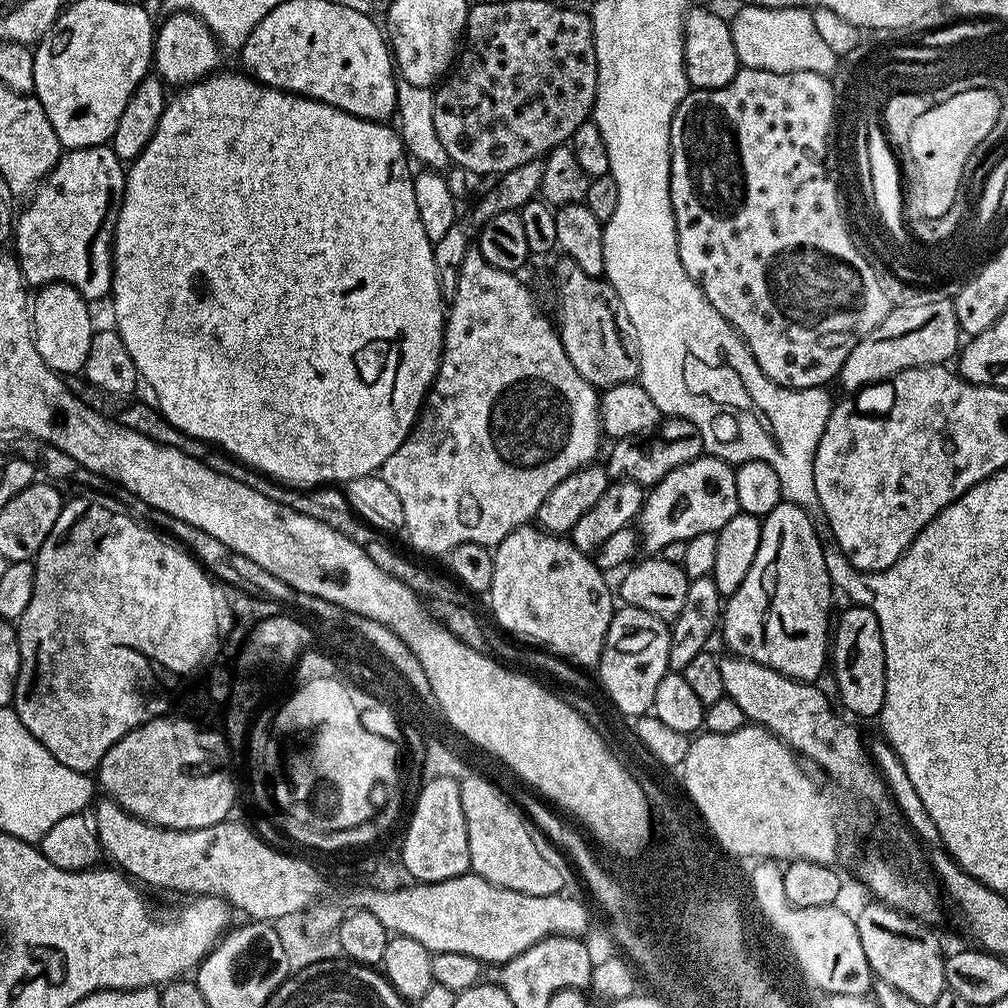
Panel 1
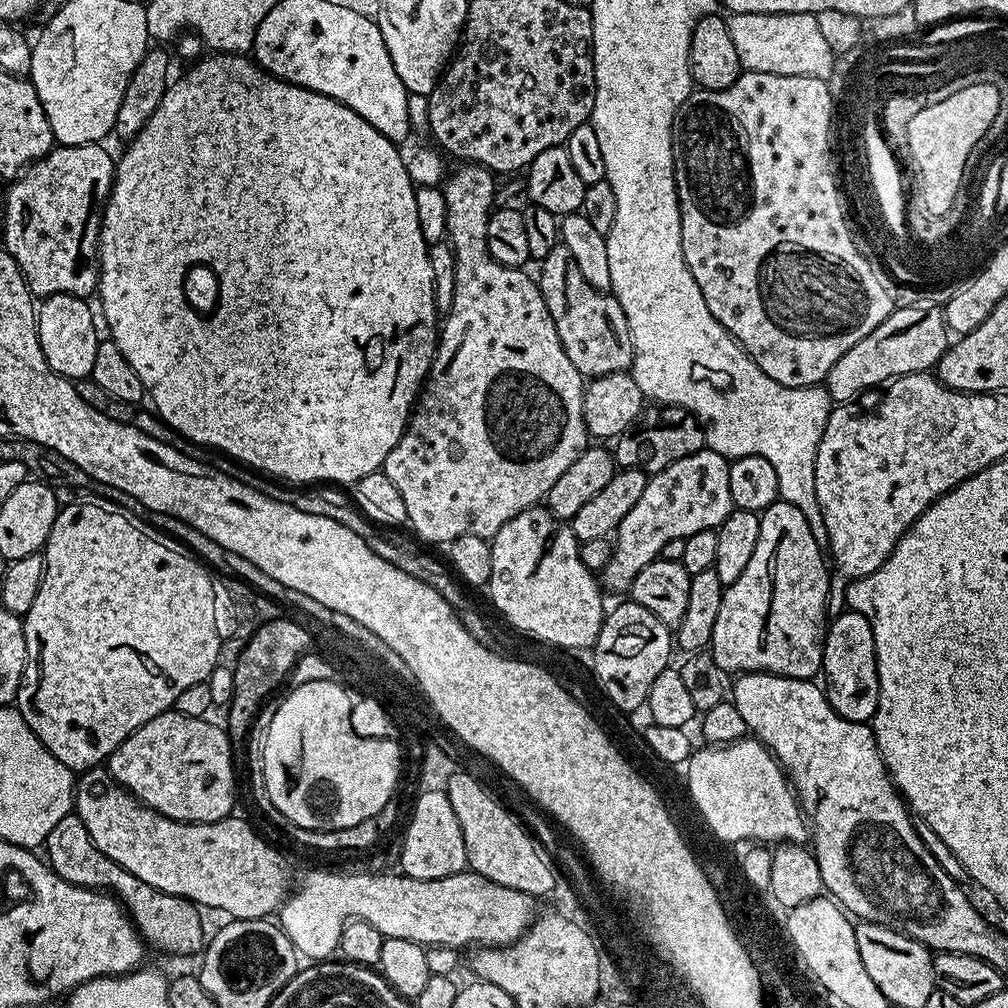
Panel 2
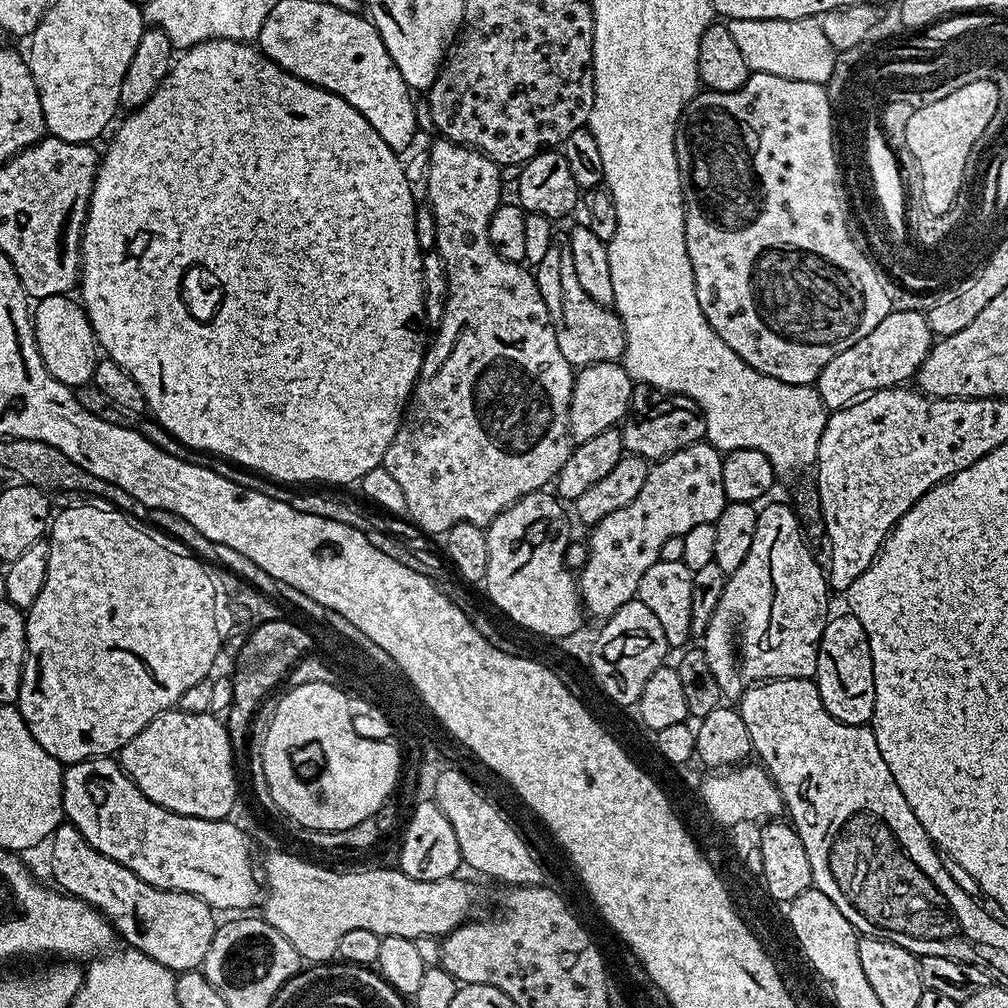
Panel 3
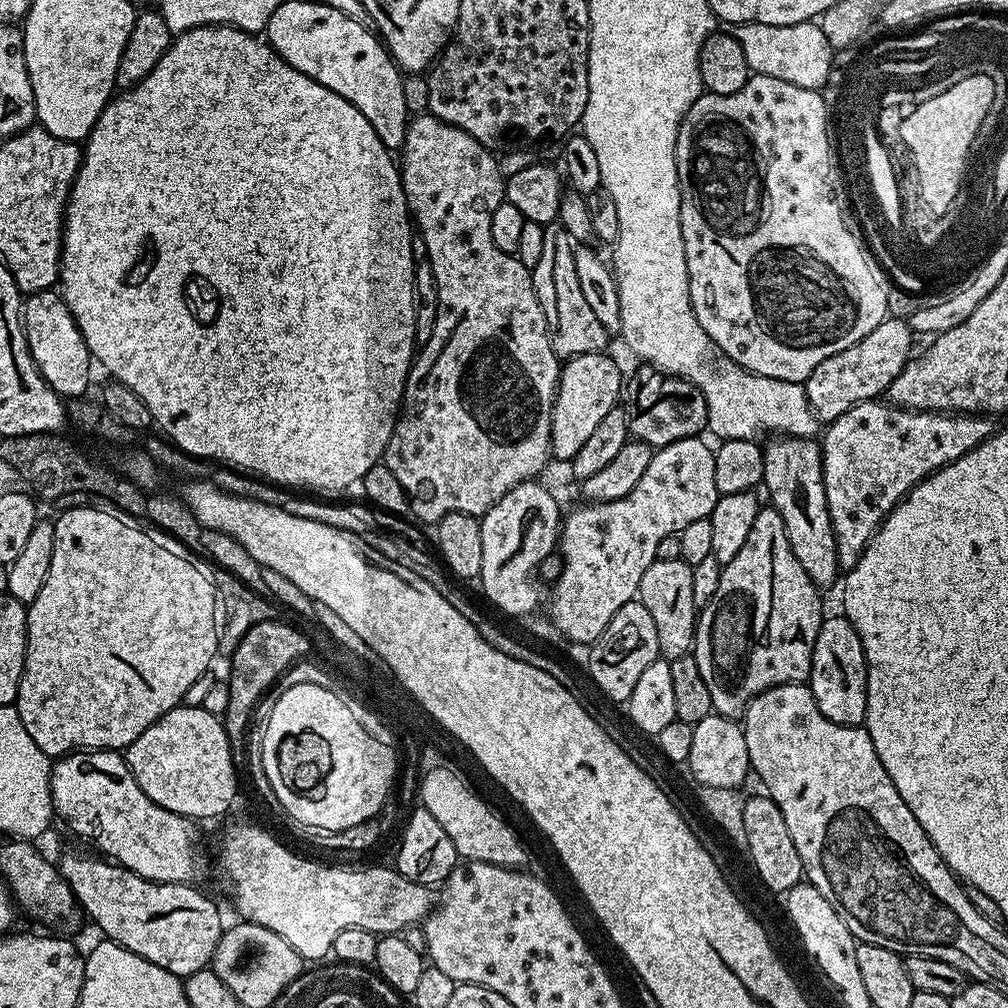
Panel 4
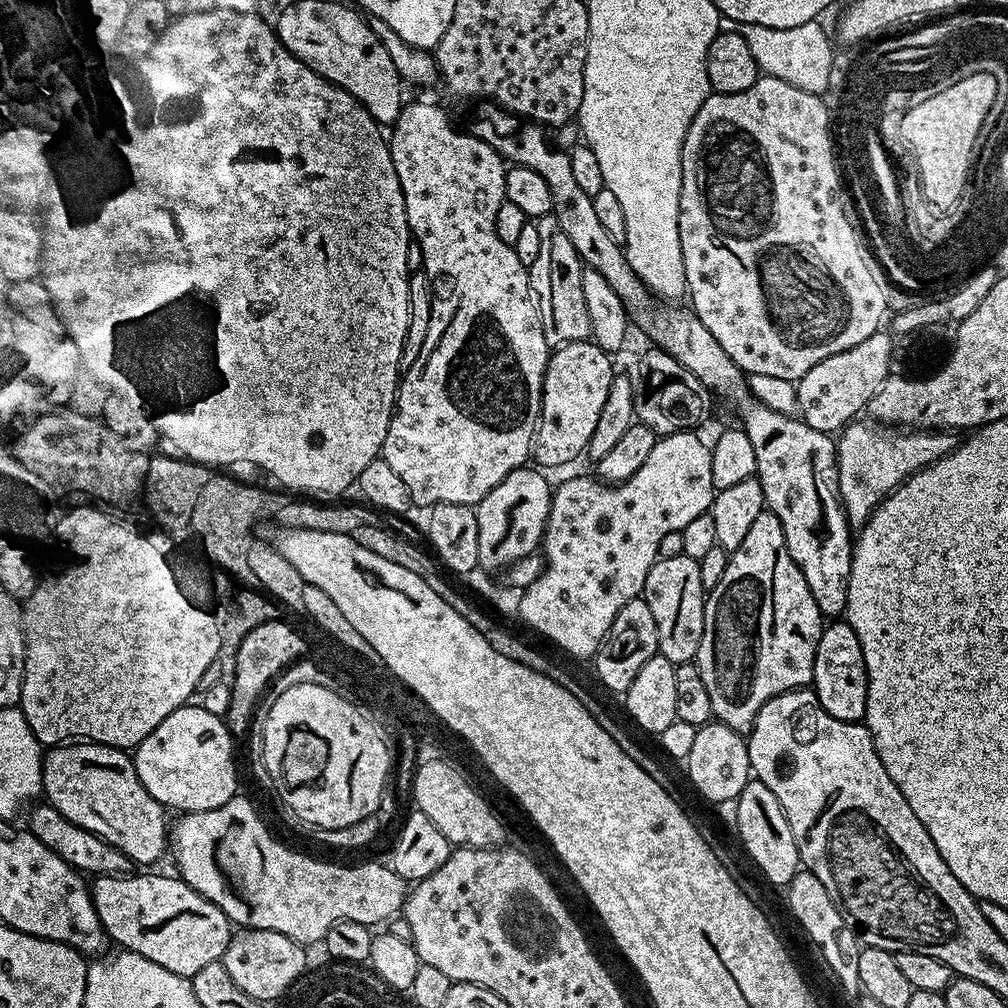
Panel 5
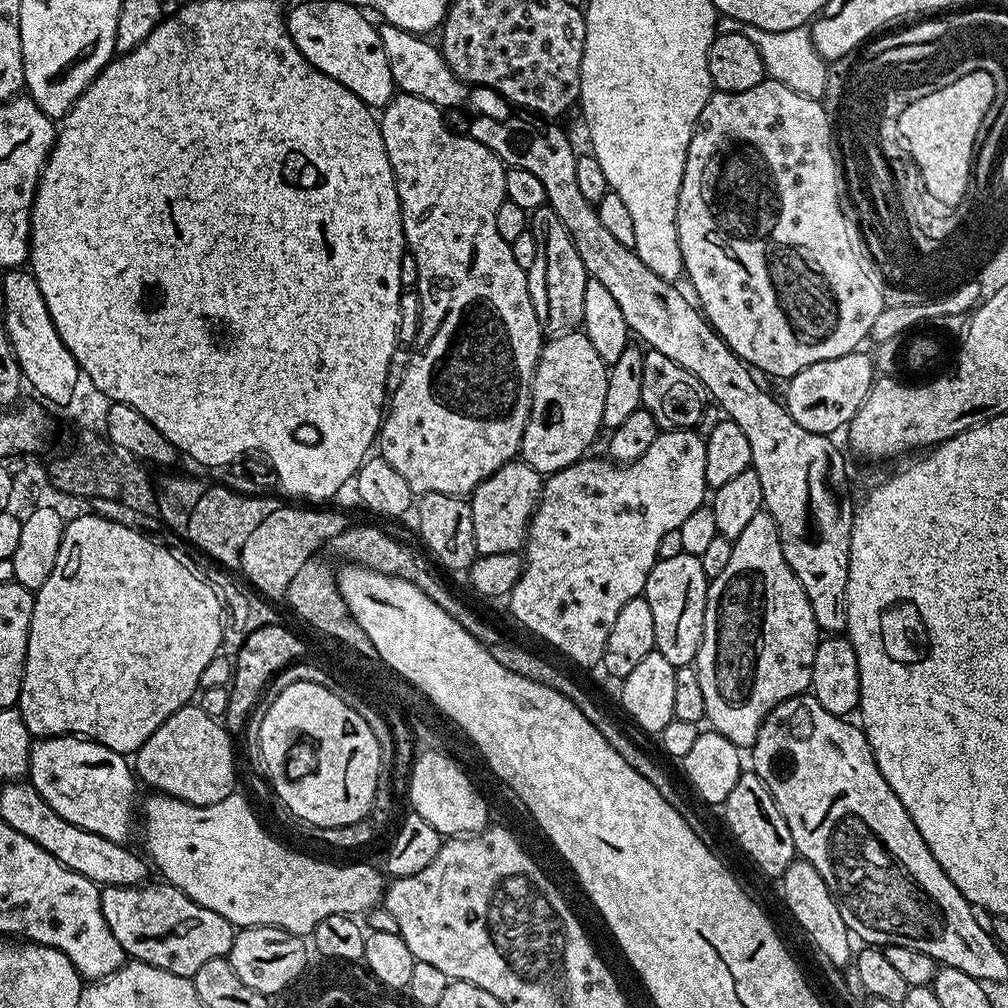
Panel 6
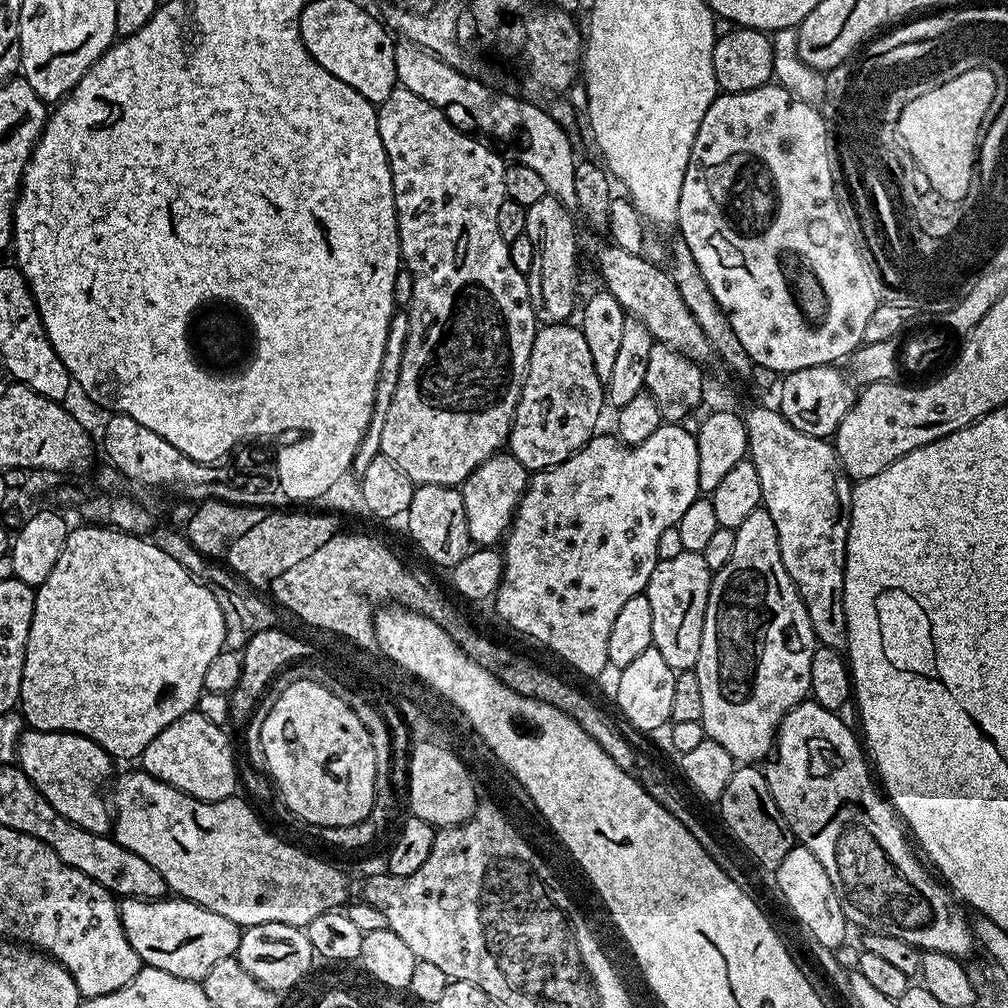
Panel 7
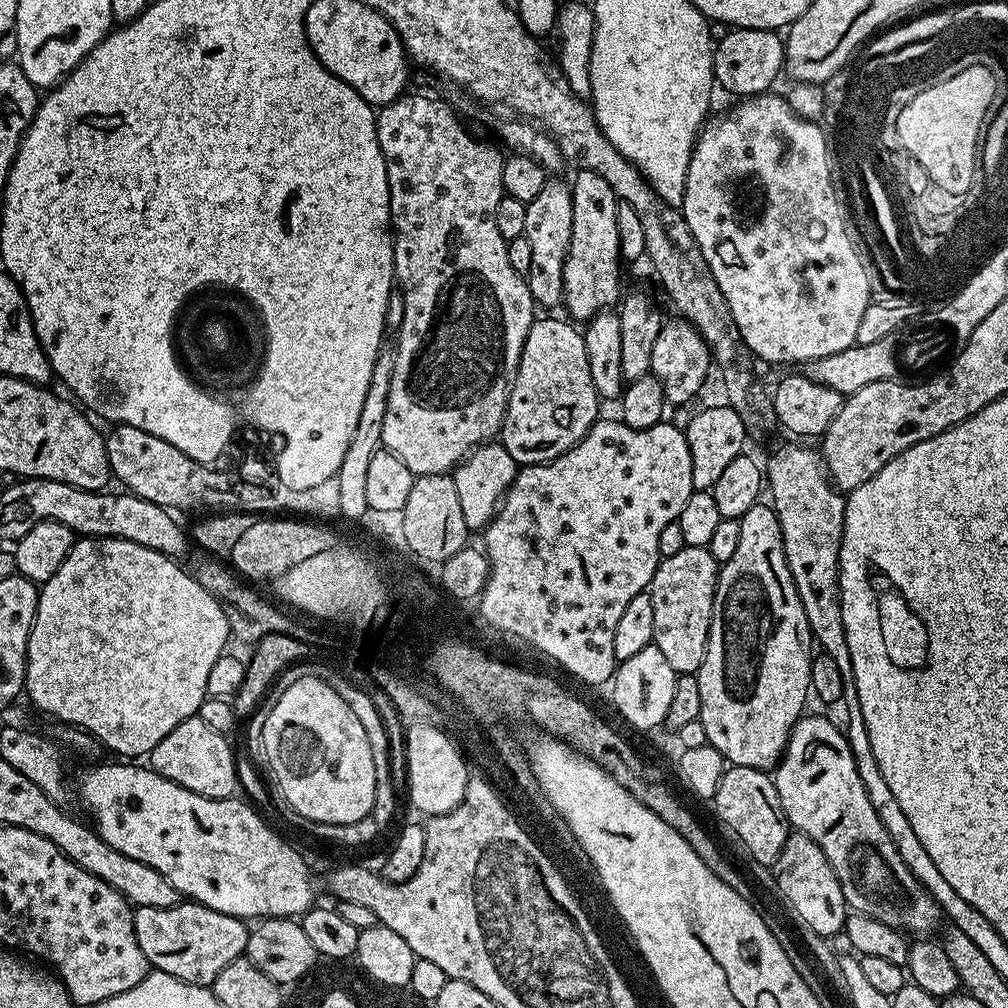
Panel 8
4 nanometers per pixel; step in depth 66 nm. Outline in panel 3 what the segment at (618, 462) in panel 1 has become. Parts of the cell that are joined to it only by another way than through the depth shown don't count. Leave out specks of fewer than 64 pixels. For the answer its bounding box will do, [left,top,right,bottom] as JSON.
[622,384,706,462]

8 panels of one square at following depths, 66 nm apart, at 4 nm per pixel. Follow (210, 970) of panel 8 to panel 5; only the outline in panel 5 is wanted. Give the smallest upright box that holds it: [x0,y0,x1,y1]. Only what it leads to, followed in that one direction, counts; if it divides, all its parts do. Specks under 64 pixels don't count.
[90,875,234,978]

